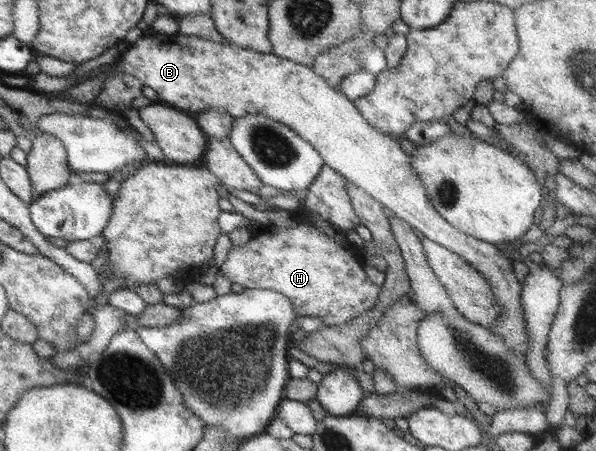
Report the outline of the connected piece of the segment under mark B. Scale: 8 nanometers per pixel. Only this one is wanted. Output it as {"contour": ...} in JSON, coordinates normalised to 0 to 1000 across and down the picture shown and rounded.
{"contour":[[[257,69],[253,78],[240,80],[232,93],[213,102],[211,113],[201,120],[195,151],[164,162],[139,186],[104,206],[62,204],[62,211],[81,222],[106,220],[151,233],[168,211],[168,195],[178,175],[198,160],[230,173],[238,193],[255,195],[265,206],[268,228],[322,257],[356,242],[374,244],[393,264],[416,253],[441,253],[488,284],[530,330],[545,366],[606,417],[648,463],[658,466],[700,517],[770,563],[810,608],[827,639],[832,674],[844,687],[831,723],[817,729],[881,796],[884,732],[879,681],[872,672],[878,632],[859,605],[861,579],[842,565],[834,543],[779,519],[745,488],[727,461],[713,408],[691,377],[691,355],[671,326],[669,313],[621,279],[594,226],[572,202],[555,195],[518,149],[386,95],[362,98],[329,80],[299,73],[282,80]]]}

